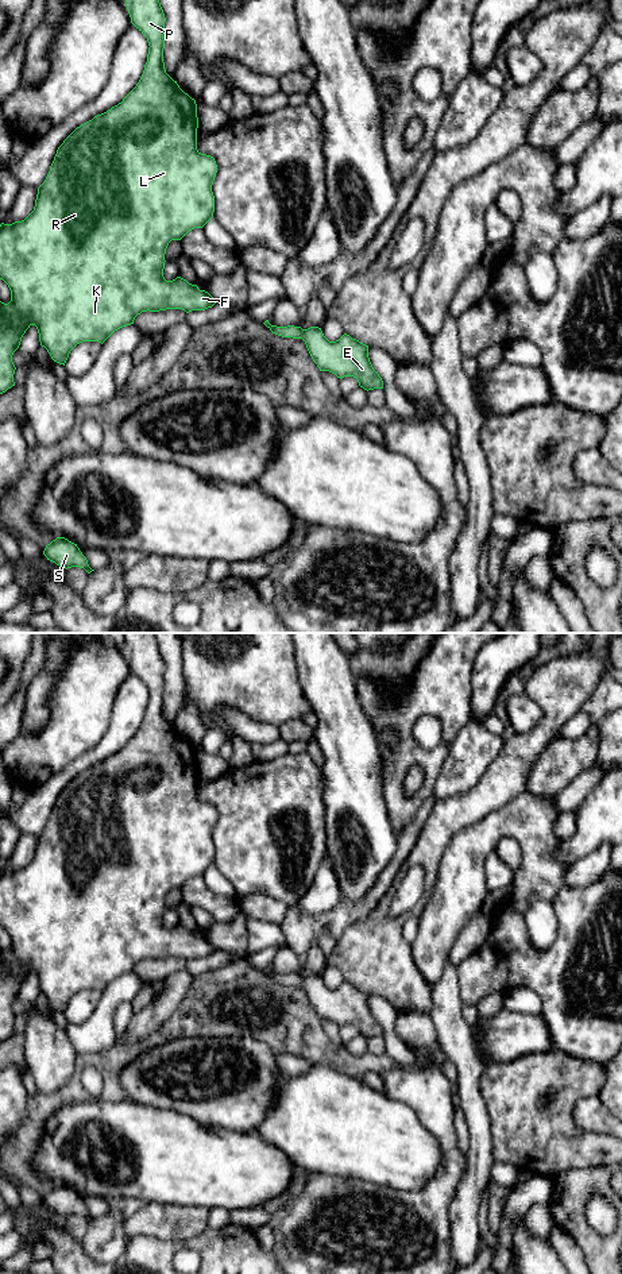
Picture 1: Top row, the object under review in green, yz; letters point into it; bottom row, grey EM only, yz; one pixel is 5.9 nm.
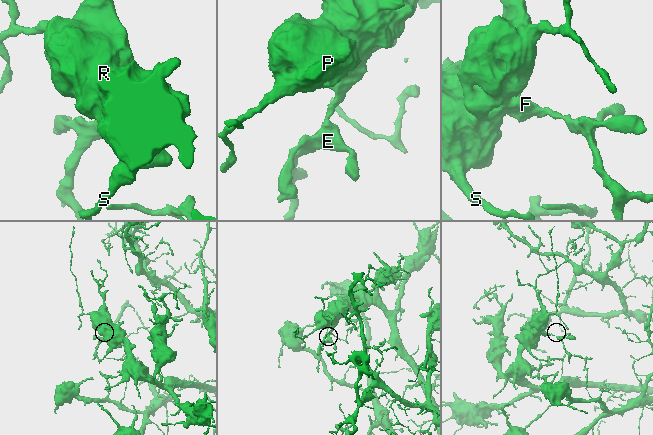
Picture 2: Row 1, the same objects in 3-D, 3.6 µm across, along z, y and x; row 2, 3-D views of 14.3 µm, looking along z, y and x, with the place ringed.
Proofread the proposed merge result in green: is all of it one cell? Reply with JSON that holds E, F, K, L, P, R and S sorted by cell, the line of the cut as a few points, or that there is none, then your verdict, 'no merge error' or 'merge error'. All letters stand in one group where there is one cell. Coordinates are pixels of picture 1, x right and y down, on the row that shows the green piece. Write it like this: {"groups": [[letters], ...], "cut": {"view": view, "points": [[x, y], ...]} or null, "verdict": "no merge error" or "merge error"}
{"groups": [["E", "F", "K", "L", "P", "R", "S"]], "cut": null, "verdict": "no merge error"}

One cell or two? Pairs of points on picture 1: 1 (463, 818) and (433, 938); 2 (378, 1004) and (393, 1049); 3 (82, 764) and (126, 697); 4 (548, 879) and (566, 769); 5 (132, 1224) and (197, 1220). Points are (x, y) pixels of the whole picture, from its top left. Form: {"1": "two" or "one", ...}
{"1": "two", "2": "one", "3": "one", "4": "two", "5": "one"}

